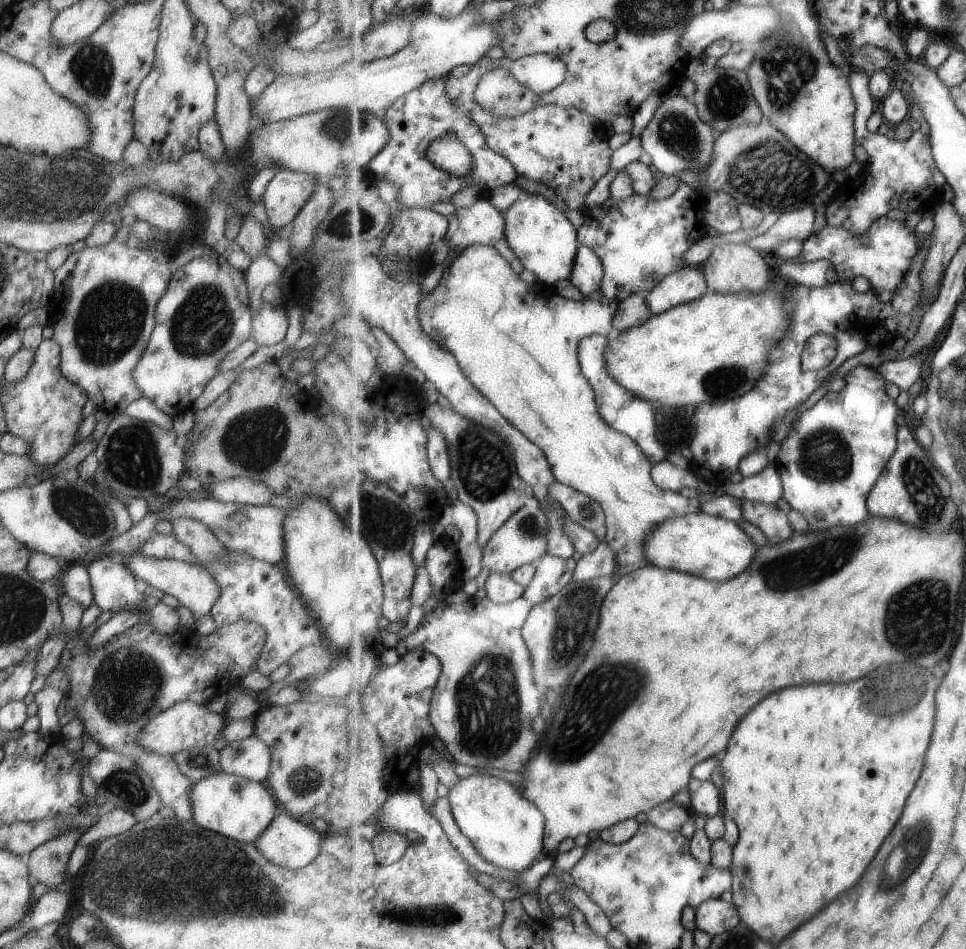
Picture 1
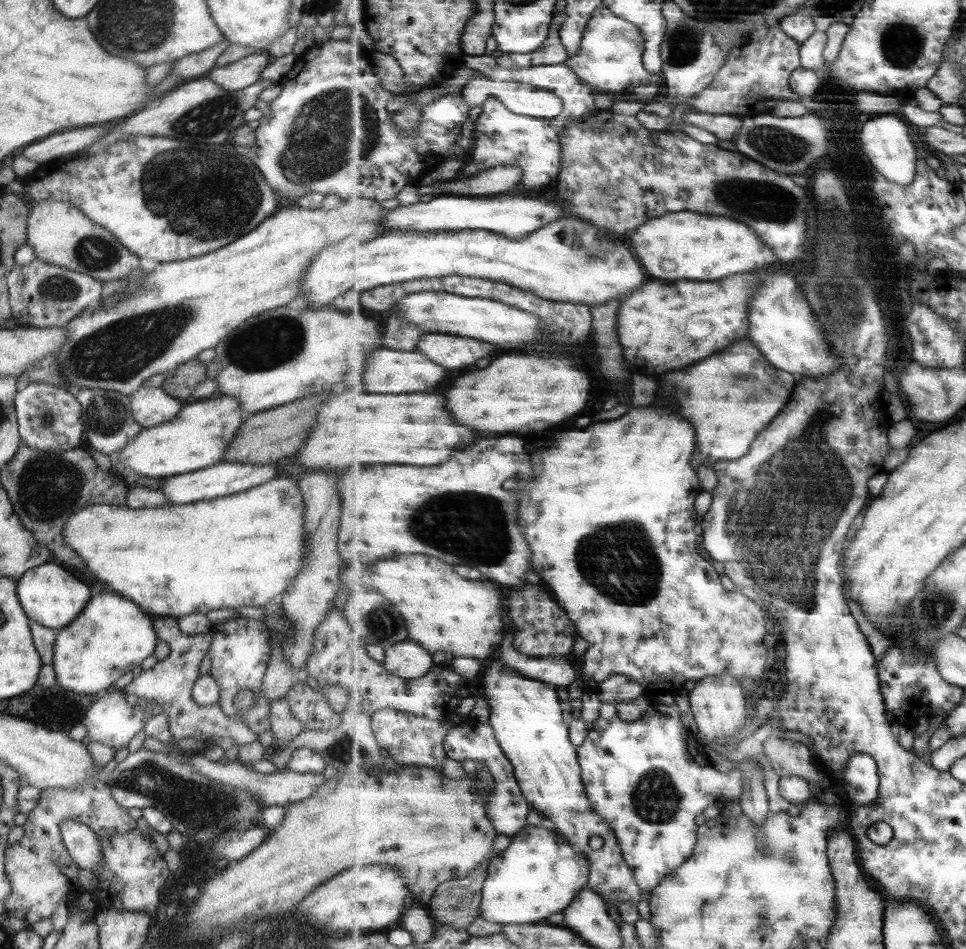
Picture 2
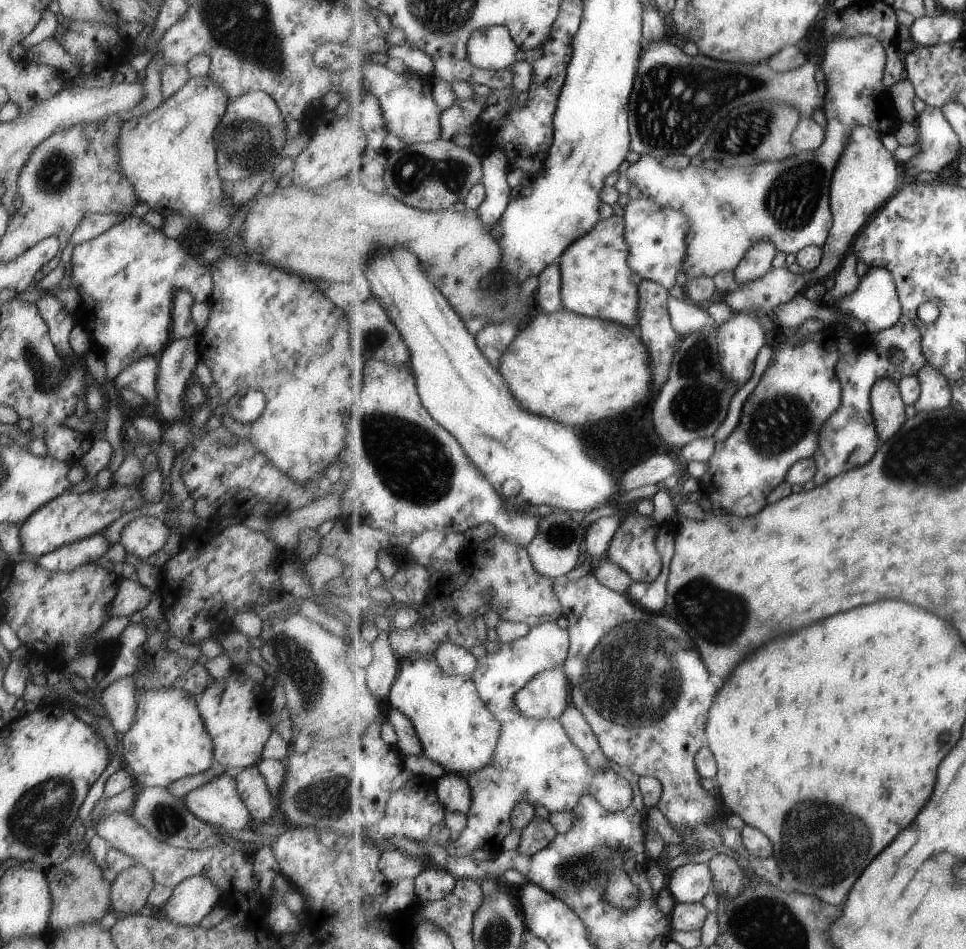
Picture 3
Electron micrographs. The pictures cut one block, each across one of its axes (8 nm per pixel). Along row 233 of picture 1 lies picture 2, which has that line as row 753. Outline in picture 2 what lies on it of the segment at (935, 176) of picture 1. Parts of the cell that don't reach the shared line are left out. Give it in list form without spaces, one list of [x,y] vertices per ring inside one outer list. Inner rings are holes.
[[[856,753],[843,769],[845,788],[855,807],[869,806],[879,796],[878,762],[867,754]]]

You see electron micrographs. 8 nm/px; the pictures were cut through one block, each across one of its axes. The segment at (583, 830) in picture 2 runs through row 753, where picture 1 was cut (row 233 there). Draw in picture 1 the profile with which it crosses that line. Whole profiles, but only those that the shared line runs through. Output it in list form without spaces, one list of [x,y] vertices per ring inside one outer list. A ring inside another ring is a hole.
[[[523,192],[523,196],[509,210],[506,210],[505,236],[537,280],[547,285],[554,285],[559,280],[570,280],[575,262],[577,262],[580,242],[578,230],[567,218],[566,211],[559,210],[553,202],[538,193]]]

